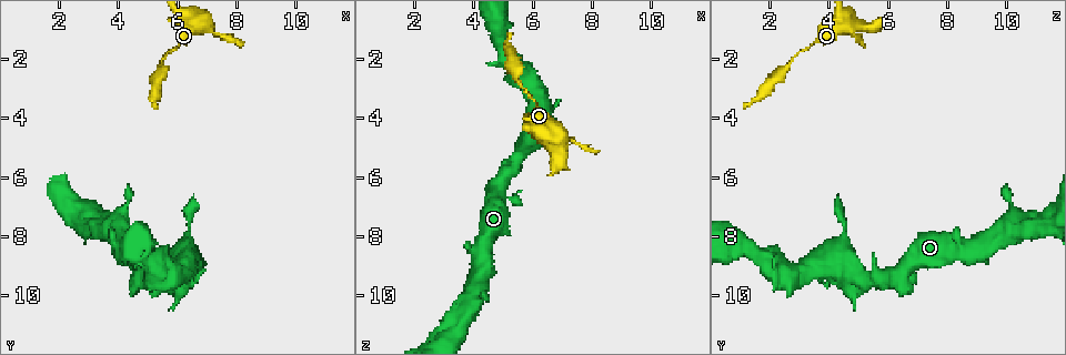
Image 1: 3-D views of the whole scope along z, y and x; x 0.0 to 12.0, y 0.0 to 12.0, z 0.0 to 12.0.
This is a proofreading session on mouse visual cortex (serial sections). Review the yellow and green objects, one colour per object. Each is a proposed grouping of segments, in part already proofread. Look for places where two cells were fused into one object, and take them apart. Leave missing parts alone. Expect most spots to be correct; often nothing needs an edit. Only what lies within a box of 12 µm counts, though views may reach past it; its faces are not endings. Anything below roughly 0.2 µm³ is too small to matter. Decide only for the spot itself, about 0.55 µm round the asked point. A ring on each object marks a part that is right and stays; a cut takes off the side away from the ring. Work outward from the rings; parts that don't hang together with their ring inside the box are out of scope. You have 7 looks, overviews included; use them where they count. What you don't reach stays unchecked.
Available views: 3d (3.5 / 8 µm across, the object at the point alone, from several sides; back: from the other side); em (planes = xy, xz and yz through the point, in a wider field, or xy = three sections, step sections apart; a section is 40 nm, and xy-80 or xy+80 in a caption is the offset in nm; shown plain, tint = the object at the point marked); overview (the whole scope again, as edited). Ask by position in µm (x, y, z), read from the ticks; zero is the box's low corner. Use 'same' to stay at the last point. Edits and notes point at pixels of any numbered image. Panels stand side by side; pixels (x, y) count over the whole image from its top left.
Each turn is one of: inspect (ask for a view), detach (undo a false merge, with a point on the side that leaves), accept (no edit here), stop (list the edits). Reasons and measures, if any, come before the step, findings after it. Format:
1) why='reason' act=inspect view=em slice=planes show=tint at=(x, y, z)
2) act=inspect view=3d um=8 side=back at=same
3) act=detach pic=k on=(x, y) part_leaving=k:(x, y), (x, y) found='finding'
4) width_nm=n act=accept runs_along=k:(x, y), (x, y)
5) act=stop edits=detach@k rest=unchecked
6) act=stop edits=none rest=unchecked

why='thick turns thin' act=inspect view=3d um=3.5 at=(5.4, 2.4, 2.4)

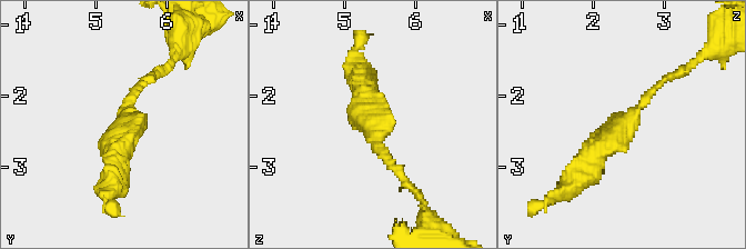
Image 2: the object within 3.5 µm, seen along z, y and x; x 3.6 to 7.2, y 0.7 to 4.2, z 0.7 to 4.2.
act=inspect view=em slice=xy step=2 show=tint at=(5.45, 2.40, 2.45)

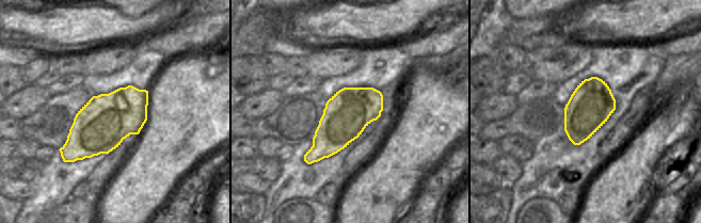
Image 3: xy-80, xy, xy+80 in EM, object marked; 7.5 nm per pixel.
act=accept runs_along=2:(674, 75), (600, 146), (580, 177) found='all the same cell'

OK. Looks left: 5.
why='sudden change in width' act=inspect view=3d um=3.5 at=(6.9, 0.8, 4.8)

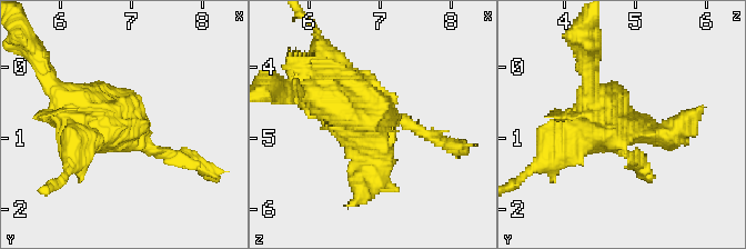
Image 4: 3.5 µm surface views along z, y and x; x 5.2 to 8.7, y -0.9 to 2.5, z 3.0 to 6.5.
act=accept found='one cell here'

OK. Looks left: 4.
why='thick turns thin' act=inspect view=3d um=8 side=back at=(5.8, 9.2, 2.7)

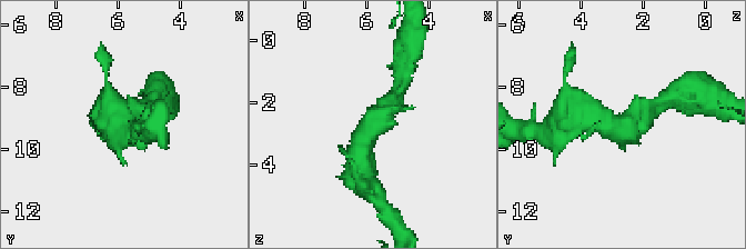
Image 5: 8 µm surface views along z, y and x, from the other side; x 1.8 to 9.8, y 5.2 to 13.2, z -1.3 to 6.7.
act=inspect view=em slice=xy step=5 show=tint at=(5.9, 9.3, 2.7)

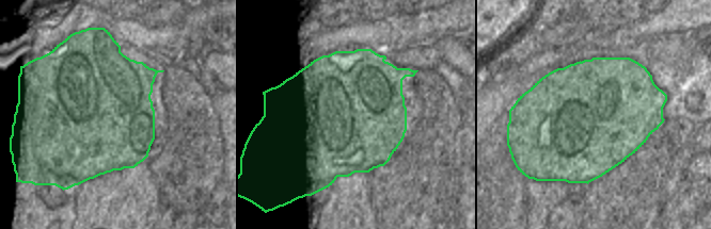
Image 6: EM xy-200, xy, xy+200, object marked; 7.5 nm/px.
act=accept runs_along=5:(359, 150), (373, 120), (391, 101) found='all the same cell'

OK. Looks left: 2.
act=stop edits=none rest=unchecked

